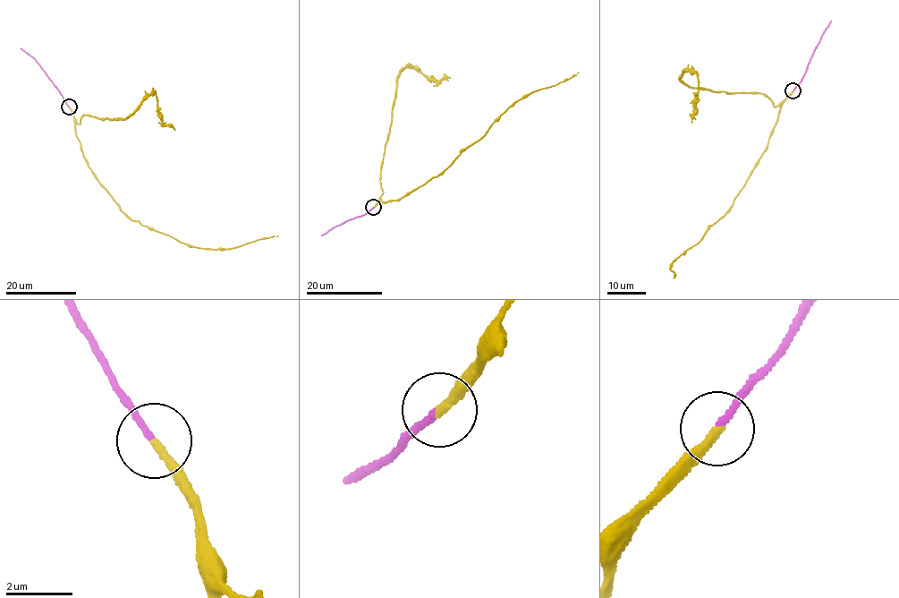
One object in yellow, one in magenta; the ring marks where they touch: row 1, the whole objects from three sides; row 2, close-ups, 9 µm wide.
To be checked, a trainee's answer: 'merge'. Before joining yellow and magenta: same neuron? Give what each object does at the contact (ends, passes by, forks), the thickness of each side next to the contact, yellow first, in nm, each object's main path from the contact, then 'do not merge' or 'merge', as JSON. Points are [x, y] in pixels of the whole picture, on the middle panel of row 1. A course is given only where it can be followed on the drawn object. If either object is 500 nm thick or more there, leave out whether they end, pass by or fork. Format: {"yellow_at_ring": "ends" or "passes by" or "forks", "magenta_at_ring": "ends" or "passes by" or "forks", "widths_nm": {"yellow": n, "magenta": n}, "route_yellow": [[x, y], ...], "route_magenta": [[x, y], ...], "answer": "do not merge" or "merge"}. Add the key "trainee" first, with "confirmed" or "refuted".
{"trainee": "confirmed", "yellow_at_ring": "ends", "magenta_at_ring": "ends", "widths_nm": {"yellow": 260, "magenta": 180}, "route_yellow": [[373, 208], [379, 200], [384, 203], [400, 199], [443, 171], [516, 102], [578, 72]], "route_magenta": [[373, 208], [320, 235]], "answer": "merge"}

